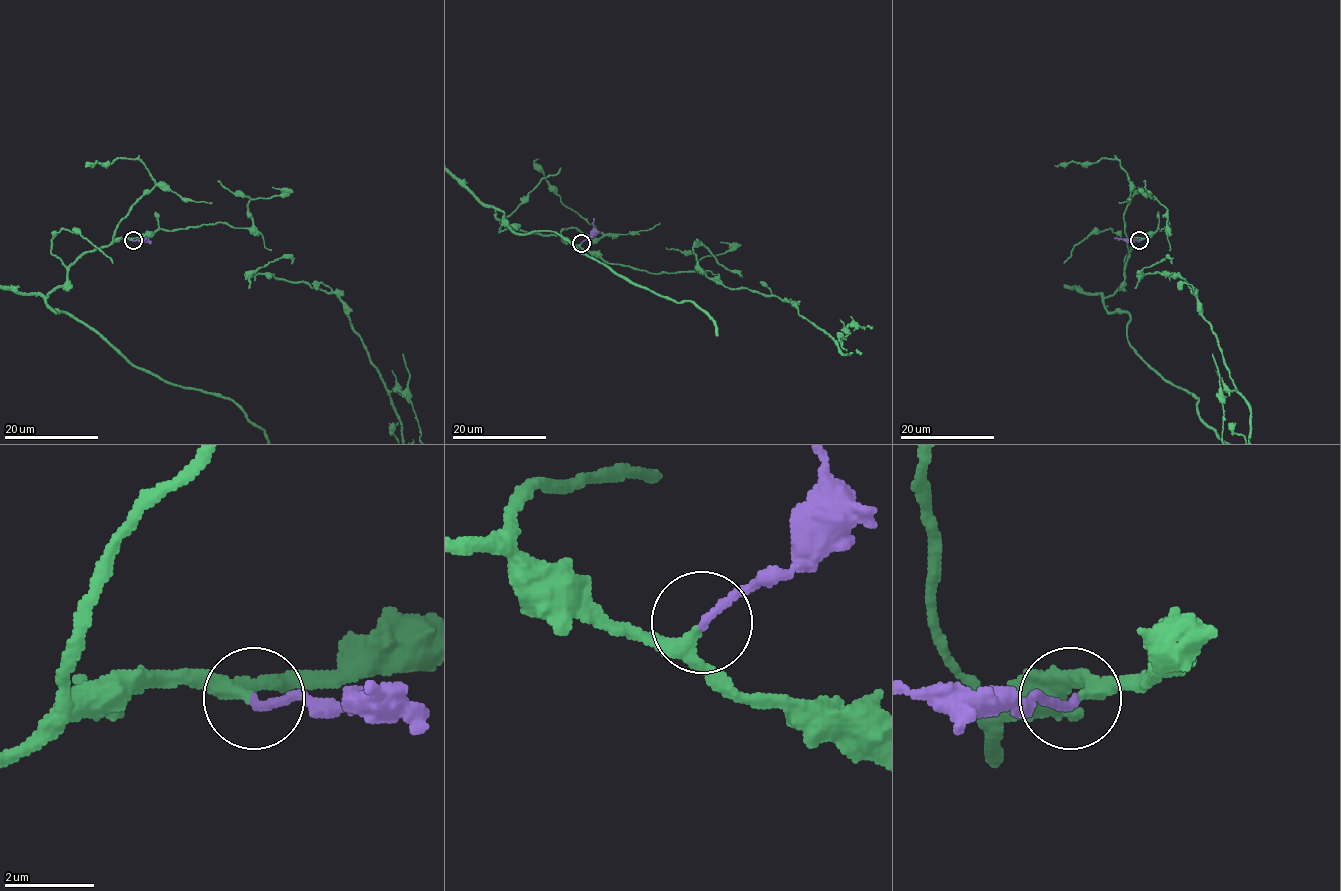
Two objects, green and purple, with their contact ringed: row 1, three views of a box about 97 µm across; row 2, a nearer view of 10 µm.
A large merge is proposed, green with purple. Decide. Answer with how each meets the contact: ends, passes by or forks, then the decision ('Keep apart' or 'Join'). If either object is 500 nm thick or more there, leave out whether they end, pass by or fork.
At the ring green passes by. At the ring purple ends. Join

